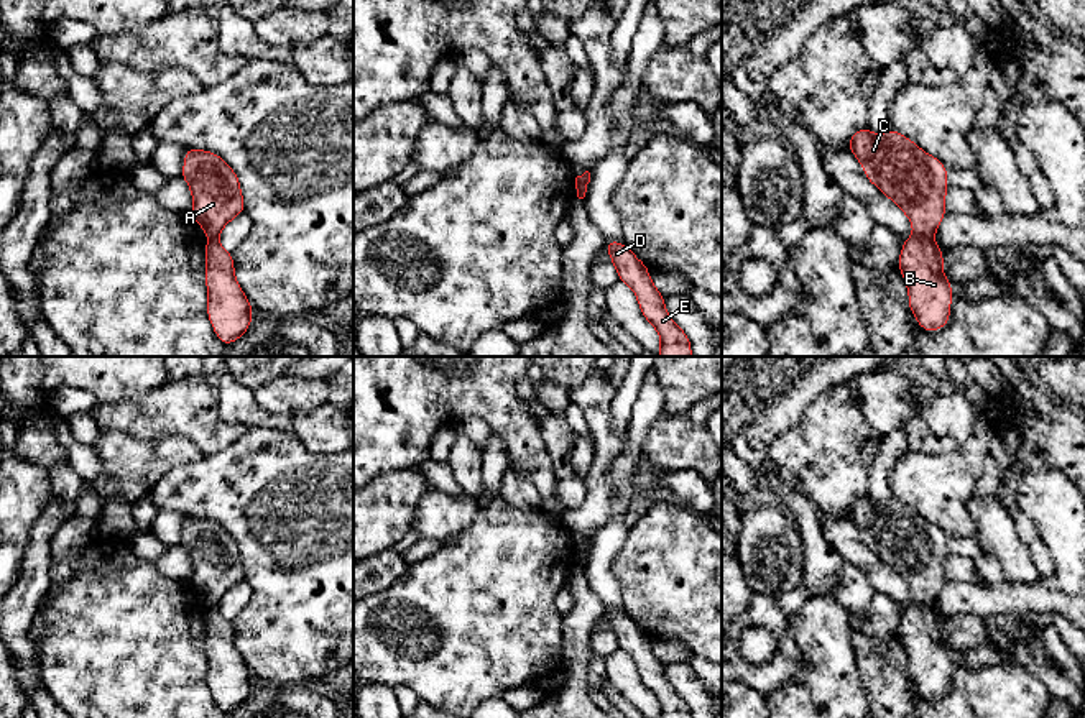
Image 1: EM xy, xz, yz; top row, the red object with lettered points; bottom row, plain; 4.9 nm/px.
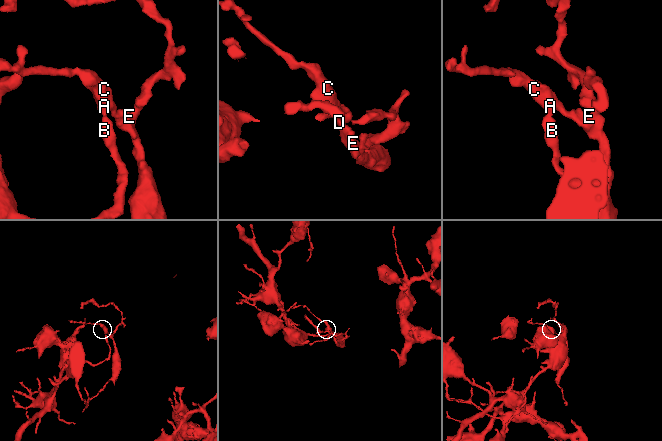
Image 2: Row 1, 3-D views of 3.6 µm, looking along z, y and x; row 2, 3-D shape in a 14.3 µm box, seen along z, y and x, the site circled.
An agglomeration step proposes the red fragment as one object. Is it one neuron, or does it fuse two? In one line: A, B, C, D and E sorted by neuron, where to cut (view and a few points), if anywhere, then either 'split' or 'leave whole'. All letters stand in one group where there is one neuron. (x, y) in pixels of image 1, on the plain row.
A C D E / B; cut in yz along (914, 602), (931, 608); split

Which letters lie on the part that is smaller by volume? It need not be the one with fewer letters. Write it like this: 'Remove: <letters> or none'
Remove: A, C, D, E

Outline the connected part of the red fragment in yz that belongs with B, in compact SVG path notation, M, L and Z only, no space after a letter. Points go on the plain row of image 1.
M912 603L903 610L898 636L909 660L909 679L926 700L950 688L952 656L942 639L944 618L930 606Z

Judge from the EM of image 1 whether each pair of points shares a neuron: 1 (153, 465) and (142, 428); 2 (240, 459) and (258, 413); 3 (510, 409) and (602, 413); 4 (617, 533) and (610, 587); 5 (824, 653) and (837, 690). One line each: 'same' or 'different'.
1: different
2: different
3: different
4: same
5: same

